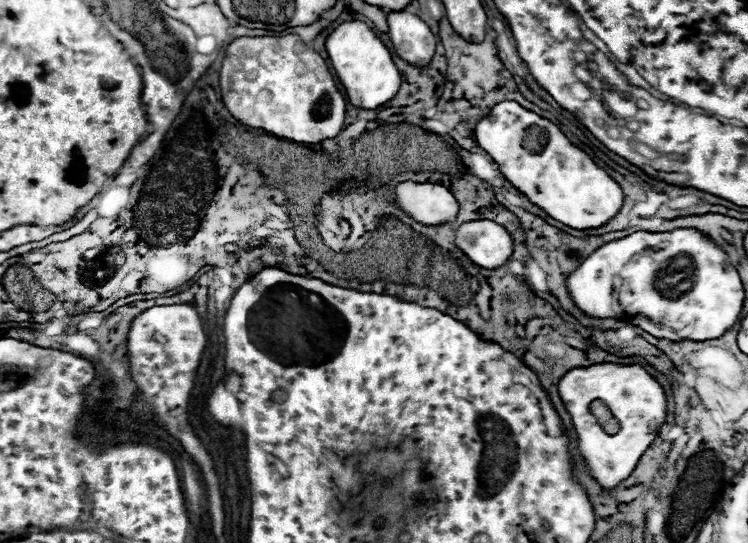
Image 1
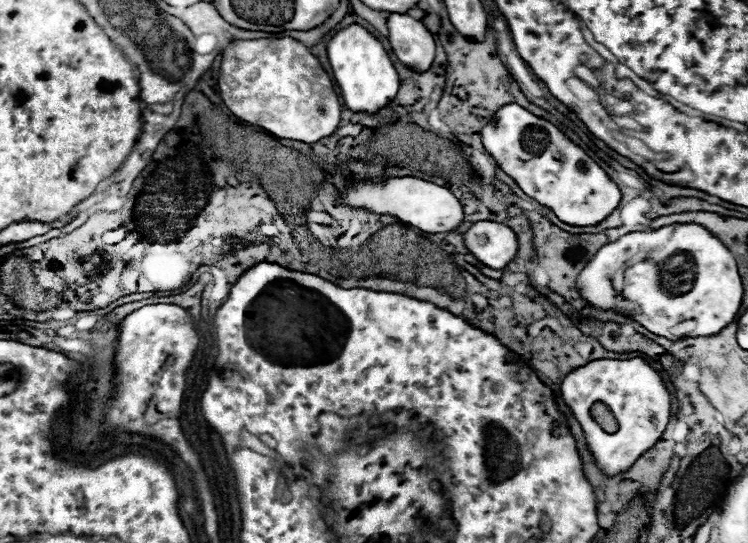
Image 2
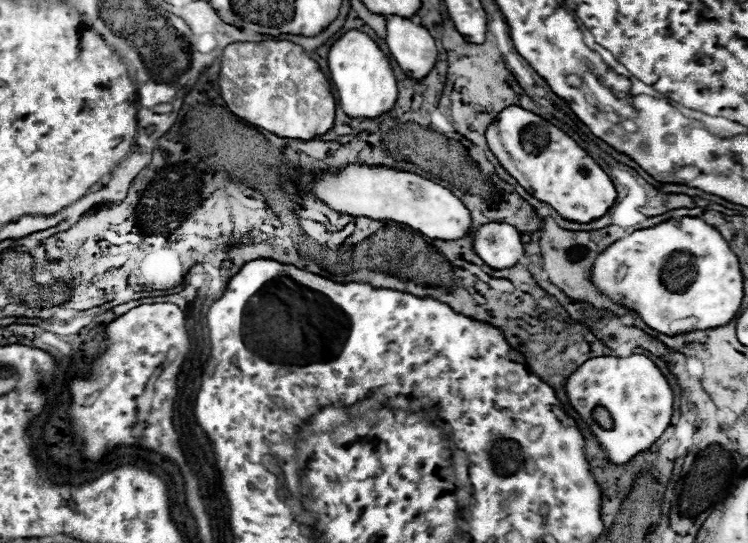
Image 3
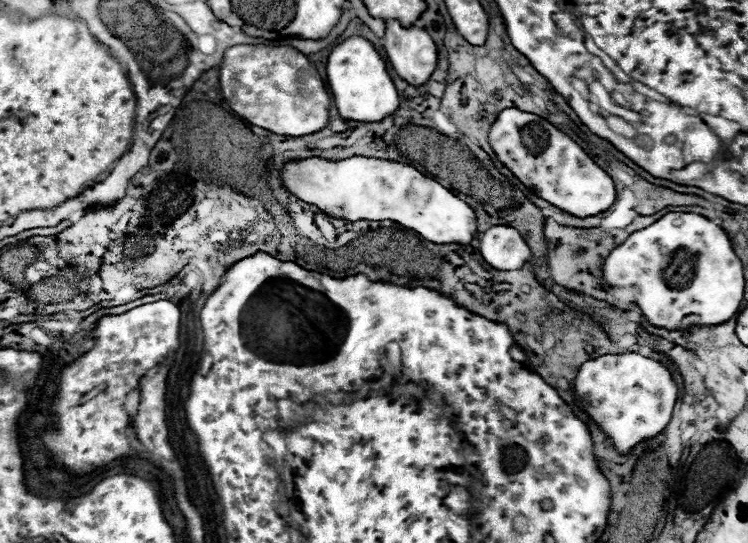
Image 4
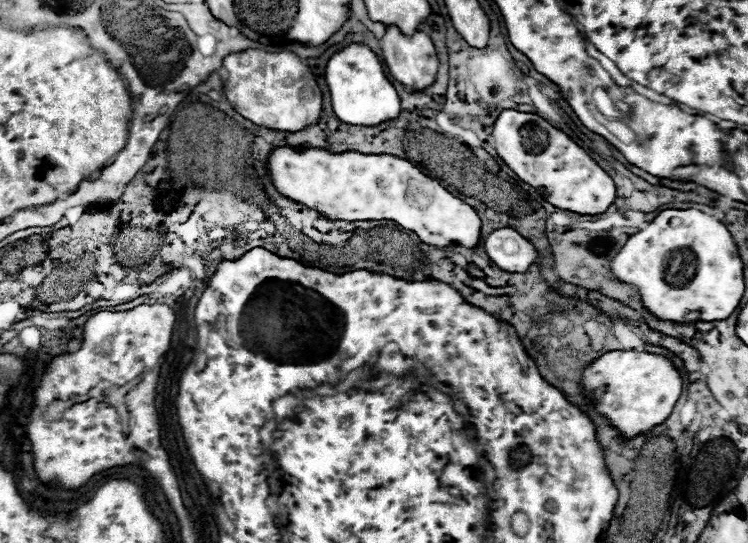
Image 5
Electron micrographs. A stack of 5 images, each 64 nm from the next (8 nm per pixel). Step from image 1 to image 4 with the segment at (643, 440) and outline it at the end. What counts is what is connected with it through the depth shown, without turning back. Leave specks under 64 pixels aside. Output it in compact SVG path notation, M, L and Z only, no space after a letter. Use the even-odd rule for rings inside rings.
M638 352L604 354L580 366L574 380L574 396L602 430L612 438L618 454L626 454L632 446L660 434L670 422L672 408L678 398L678 384L670 370Z

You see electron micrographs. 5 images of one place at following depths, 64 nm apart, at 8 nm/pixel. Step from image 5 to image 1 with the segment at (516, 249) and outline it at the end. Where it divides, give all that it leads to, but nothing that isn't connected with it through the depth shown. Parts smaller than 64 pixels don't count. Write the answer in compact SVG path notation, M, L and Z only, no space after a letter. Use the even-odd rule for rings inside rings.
M492 220L464 222L456 232L456 246L474 264L488 270L504 266L514 252L510 232Z

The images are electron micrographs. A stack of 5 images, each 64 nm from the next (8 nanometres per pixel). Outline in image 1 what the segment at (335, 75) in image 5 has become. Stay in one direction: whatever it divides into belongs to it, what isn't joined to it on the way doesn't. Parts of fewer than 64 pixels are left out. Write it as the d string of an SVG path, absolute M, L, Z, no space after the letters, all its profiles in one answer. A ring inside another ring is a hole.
M344 22L326 40L326 52L334 66L334 72L344 88L350 104L364 110L376 110L392 100L400 88L400 72L392 62L388 48L364 22Z

